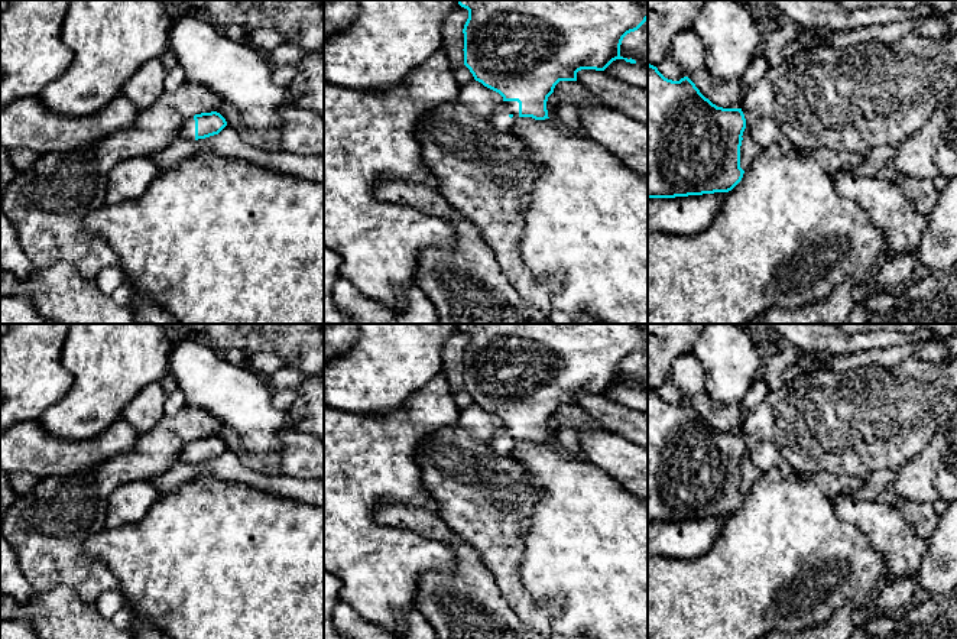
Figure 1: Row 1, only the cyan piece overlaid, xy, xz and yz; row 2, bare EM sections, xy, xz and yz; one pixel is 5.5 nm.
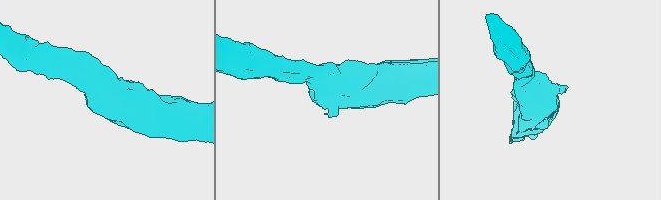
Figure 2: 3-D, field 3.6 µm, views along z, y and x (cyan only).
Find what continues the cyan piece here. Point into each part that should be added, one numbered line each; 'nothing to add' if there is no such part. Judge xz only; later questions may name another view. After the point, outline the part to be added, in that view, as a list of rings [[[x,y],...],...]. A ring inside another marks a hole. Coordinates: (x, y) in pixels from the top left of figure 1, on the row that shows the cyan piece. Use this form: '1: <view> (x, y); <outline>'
1: xz (500, 122); [[[503,101],[502,106],[496,107],[490,123],[497,134],[510,133],[512,126],[519,119],[519,103],[518,101]]]

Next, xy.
1: xy (187, 129); [[[189,117],[182,121],[182,124],[179,127],[179,136],[195,140],[195,120],[194,120],[194,117]]]

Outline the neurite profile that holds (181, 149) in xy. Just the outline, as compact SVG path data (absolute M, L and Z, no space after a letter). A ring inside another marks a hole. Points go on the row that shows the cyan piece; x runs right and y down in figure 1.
M176 137L168 147L155 152L150 159L153 159L160 169L169 169L207 152L213 150L204 139L191 140L186 137Z

